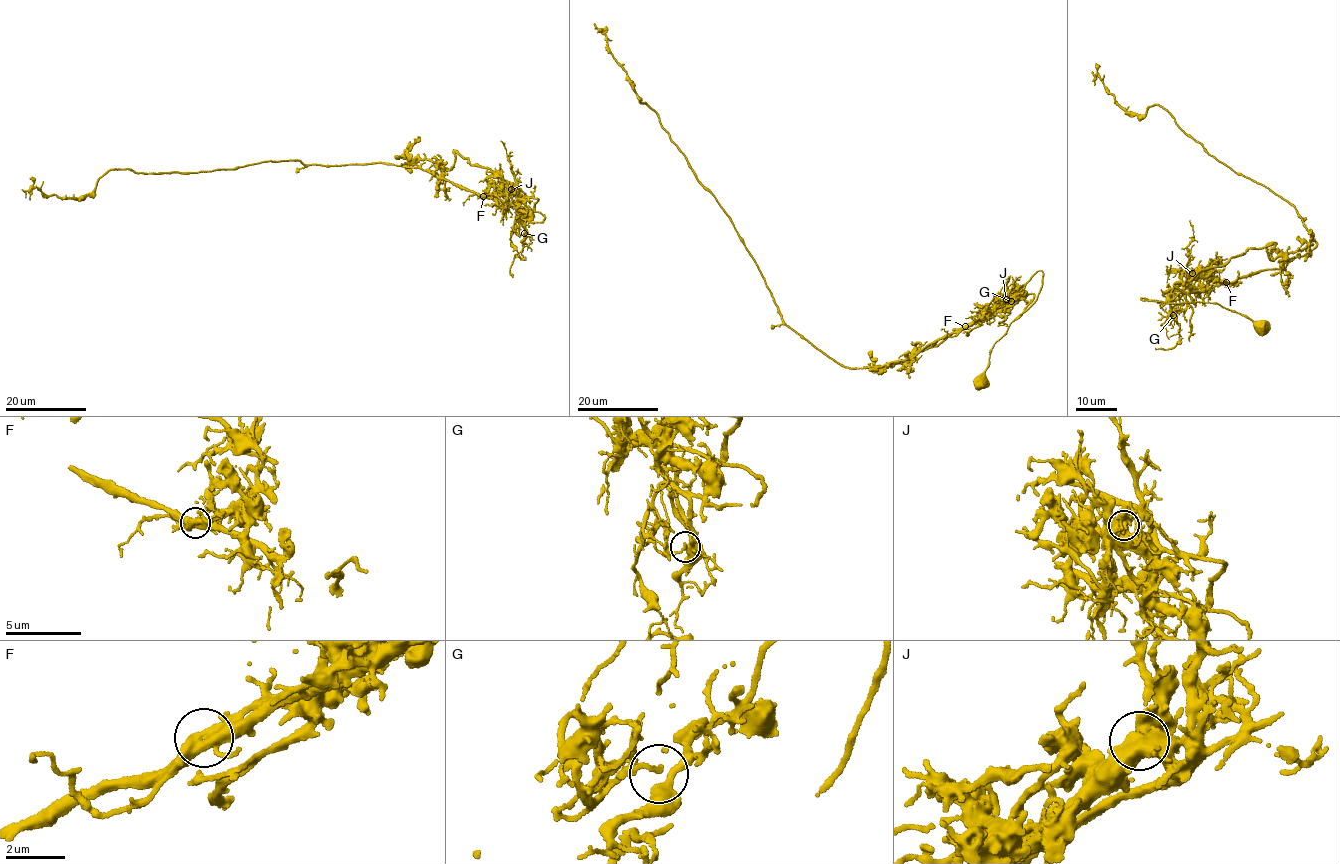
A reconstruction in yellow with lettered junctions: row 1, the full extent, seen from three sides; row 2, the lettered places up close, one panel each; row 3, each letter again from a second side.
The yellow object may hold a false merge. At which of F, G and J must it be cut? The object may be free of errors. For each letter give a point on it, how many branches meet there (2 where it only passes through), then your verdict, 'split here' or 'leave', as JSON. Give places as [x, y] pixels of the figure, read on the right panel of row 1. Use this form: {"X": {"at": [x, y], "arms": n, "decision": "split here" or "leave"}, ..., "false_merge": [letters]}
{"F": {"at": [1226, 282], "arms": 4, "decision": "split here"}, "G": {"at": [1173, 315], "arms": 3, "decision": "leave"}, "J": {"at": [1192, 273], "arms": 2, "decision": "leave"}, "false_merge": ["F"]}

